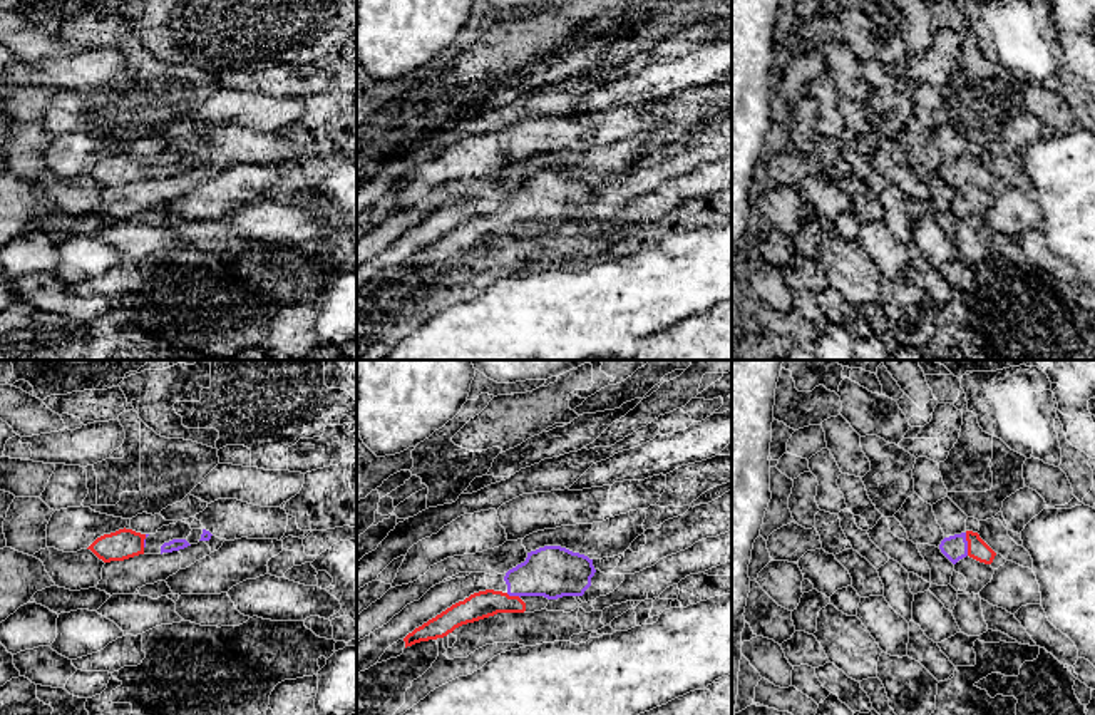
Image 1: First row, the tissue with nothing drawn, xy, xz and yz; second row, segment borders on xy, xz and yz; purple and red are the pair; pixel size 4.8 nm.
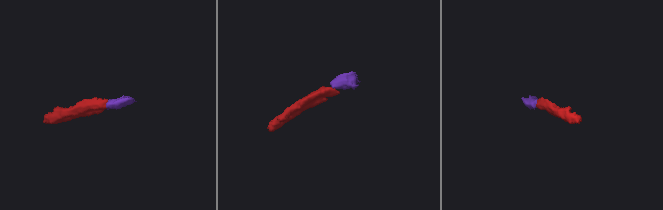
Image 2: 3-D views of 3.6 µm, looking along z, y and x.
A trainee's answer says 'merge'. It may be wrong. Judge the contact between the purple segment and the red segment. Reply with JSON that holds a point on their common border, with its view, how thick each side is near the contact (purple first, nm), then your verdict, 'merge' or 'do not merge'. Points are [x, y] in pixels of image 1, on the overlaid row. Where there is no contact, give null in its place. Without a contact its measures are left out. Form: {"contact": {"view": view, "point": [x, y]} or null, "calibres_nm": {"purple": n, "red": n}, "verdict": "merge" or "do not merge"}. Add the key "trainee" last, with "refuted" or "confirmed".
{"contact": {"view": "yz", "point": [966, 545]}, "calibres_nm": {"purple": 120, "red": 100}, "verdict": "merge", "trainee": "confirmed"}

